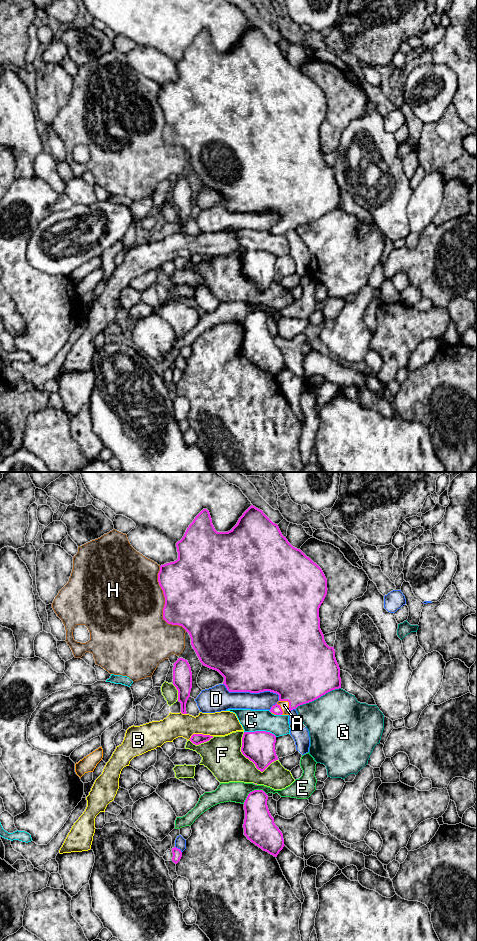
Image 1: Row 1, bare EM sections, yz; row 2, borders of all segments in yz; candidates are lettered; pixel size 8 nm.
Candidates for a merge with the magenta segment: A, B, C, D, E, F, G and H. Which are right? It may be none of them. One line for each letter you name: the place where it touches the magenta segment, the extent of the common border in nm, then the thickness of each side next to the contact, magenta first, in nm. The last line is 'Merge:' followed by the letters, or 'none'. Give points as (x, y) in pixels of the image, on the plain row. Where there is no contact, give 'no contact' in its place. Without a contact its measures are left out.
A: contact yz (288, 221); length 130 nm; calibres 500 and 70 nm
Merge: A

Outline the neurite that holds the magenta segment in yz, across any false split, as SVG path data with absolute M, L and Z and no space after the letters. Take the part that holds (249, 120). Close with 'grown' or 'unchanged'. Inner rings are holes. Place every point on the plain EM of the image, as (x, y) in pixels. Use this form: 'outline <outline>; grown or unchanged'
outline M251 25L239 38L237 44L228 52L217 52L212 44L212 39L210 33L207 29L203 29L193 40L193 42L187 48L183 58L176 63L177 72L178 72L178 79L174 82L166 83L160 86L160 91L158 93L158 102L163 110L163 114L165 117L165 125L163 128L163 139L172 145L179 145L182 146L186 152L189 153L191 158L191 165L195 170L200 182L202 185L218 191L223 197L224 202L223 204L226 206L229 212L250 212L250 213L260 213L264 211L270 211L279 215L279 221L271 227L269 230L274 235L289 235L289 232L293 229L296 229L298 226L312 222L321 216L325 215L326 213L341 208L341 198L340 198L340 188L335 178L335 170L334 167L329 167L325 160L324 155L320 149L320 138L319 138L319 128L323 123L326 115L327 115L327 99L322 91L322 89L314 83L309 77L307 77L300 69L293 67L286 57L284 57L278 47L277 44L273 43L264 33L262 30L256 28L255 26Z; grown

